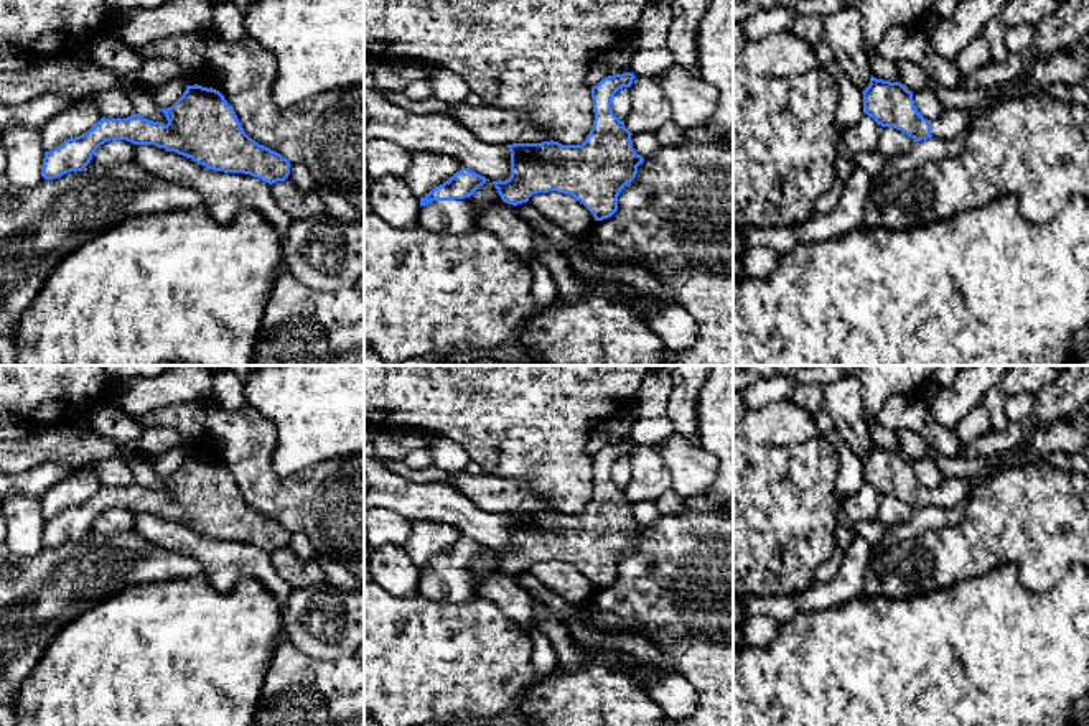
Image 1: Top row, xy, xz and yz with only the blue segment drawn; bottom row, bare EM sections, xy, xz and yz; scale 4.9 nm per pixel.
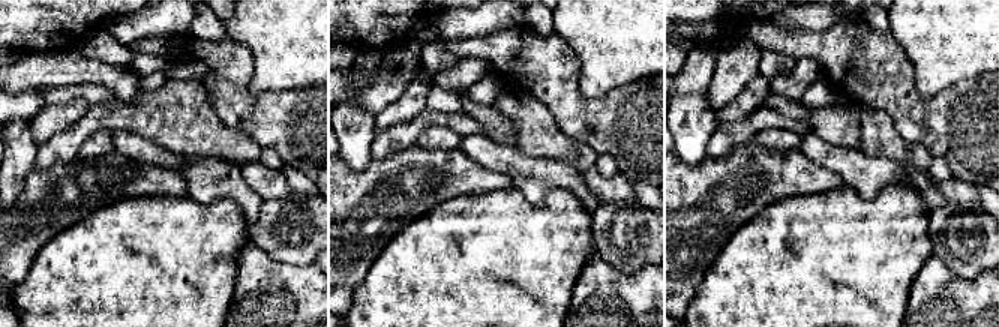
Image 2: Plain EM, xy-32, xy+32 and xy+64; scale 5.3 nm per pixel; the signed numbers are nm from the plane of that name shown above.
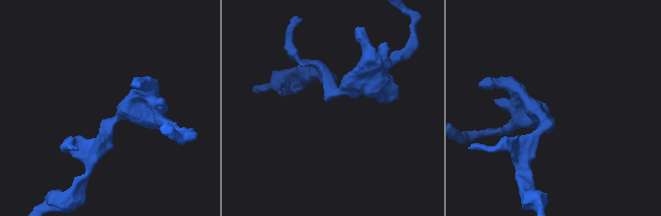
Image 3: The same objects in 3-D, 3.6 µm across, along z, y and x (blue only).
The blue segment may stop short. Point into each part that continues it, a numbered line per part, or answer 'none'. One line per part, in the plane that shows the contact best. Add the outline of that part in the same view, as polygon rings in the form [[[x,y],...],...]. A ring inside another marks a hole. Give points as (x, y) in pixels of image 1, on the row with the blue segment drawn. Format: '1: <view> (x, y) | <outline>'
1: xz (447, 218) | [[[470,199],[432,201],[420,207],[418,224],[440,235],[463,235],[478,227],[479,209]]]

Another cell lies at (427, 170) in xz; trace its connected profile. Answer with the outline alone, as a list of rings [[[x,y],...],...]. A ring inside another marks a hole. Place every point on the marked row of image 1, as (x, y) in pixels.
[[[412,151],[412,163],[404,179],[418,198],[425,198],[433,188],[448,181],[460,170],[461,163],[450,155]]]

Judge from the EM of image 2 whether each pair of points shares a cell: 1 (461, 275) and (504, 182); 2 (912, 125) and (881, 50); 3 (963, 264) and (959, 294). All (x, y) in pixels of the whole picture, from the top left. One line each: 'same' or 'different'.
1: different
2: same
3: different

